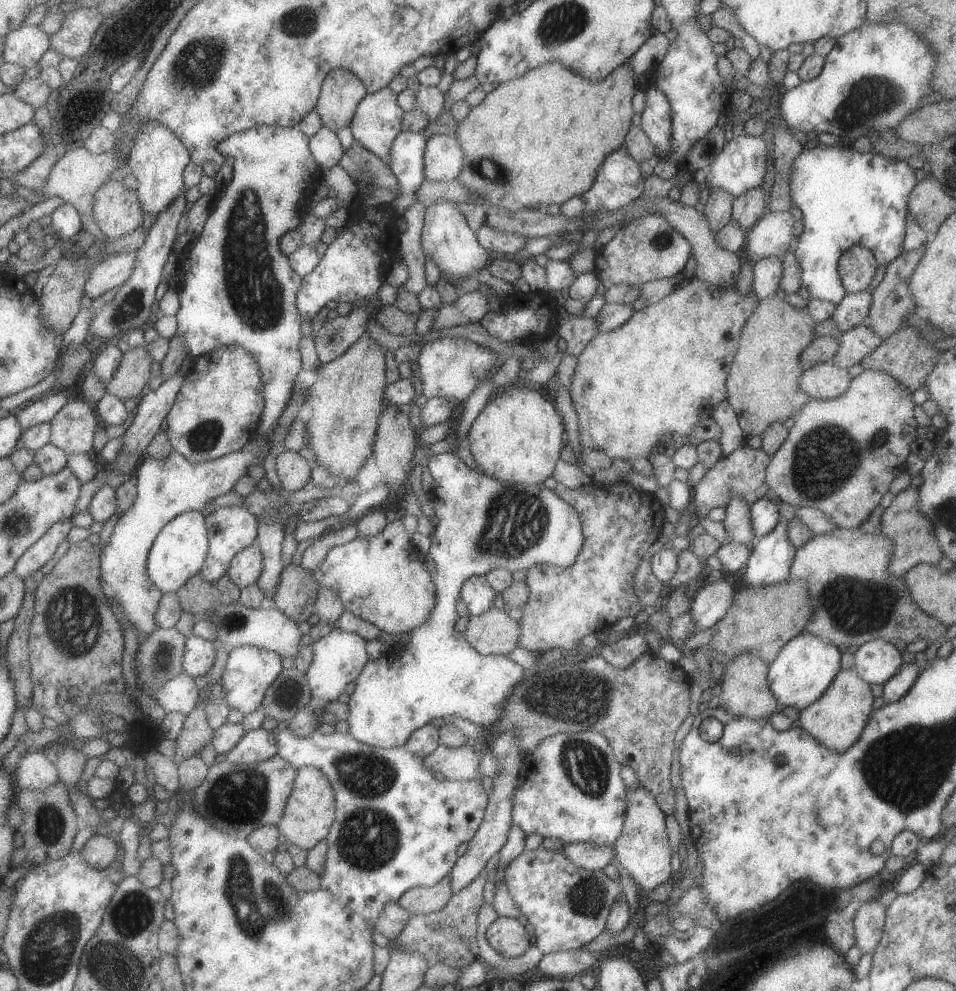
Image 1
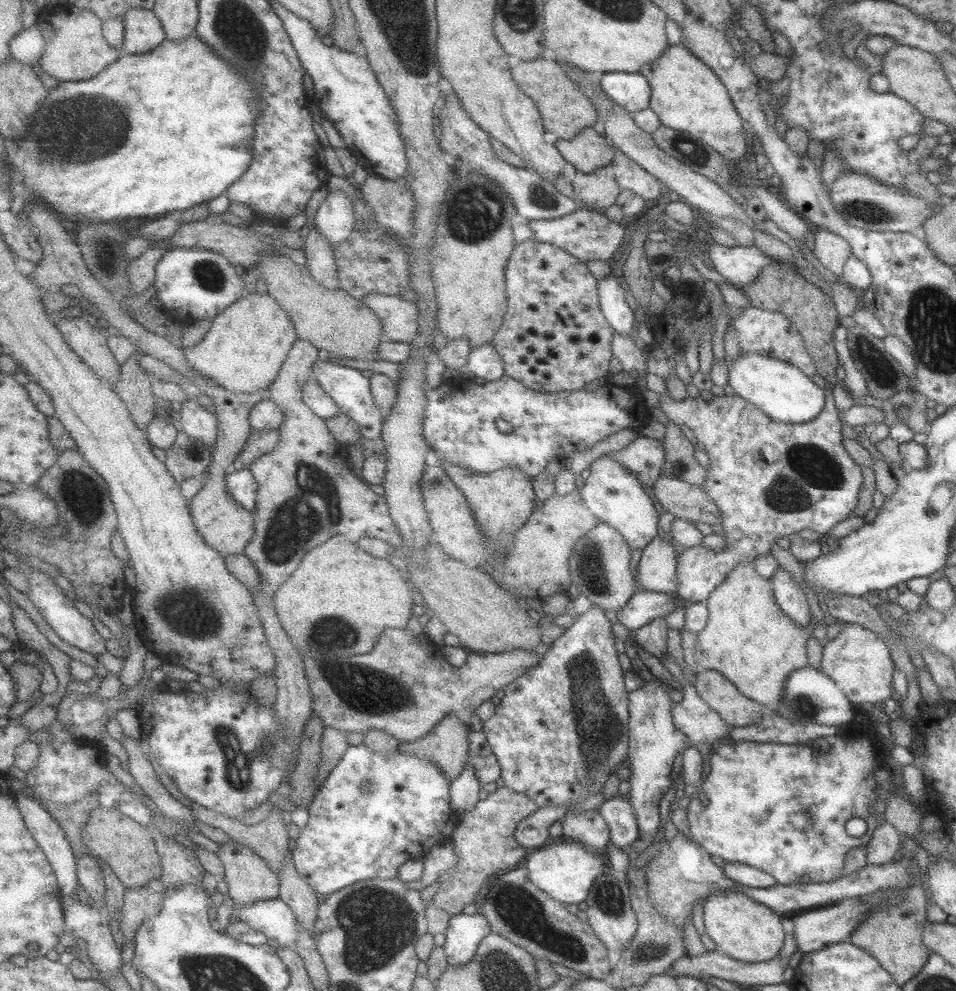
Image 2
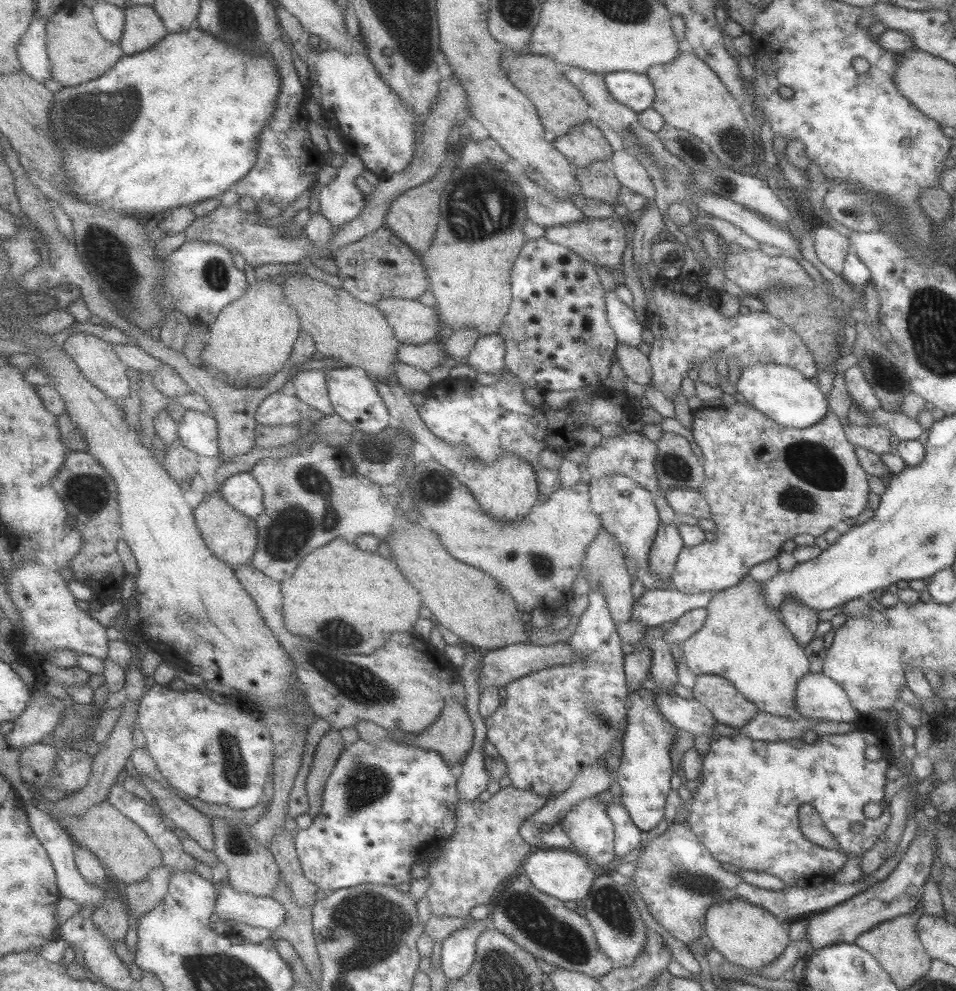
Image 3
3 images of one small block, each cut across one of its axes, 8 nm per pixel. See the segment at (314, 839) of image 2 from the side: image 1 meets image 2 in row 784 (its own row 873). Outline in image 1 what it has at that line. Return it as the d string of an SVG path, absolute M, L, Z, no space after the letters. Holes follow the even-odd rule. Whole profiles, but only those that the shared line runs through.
M286 728L279 732L276 731L275 734L279 743L278 754L285 760L291 761L291 764L295 765L298 769L304 766L320 768L320 770L326 772L326 775L330 778L337 798L337 815L330 835L327 838L329 852L326 860L325 872L322 874L322 888L325 890L329 889L338 897L342 905L351 907L353 912L364 916L365 920L367 920L372 927L375 927L378 923L379 917L383 909L387 906L387 903L401 900L402 896L412 888L432 887L445 879L447 875L451 875L459 860L457 848L459 848L463 842L469 843L475 838L475 835L478 834L478 830L482 827L483 821L486 818L486 810L490 796L487 795L487 790L485 790L485 786L481 784L481 781L451 781L447 778L446 780L439 780L439 778L433 776L433 771L424 763L424 759L412 753L406 746L382 749L381 747L371 746L370 744L357 740L357 737L349 732L334 732L330 735L325 735L320 731L315 731L315 734L311 736L298 737L291 729Z

